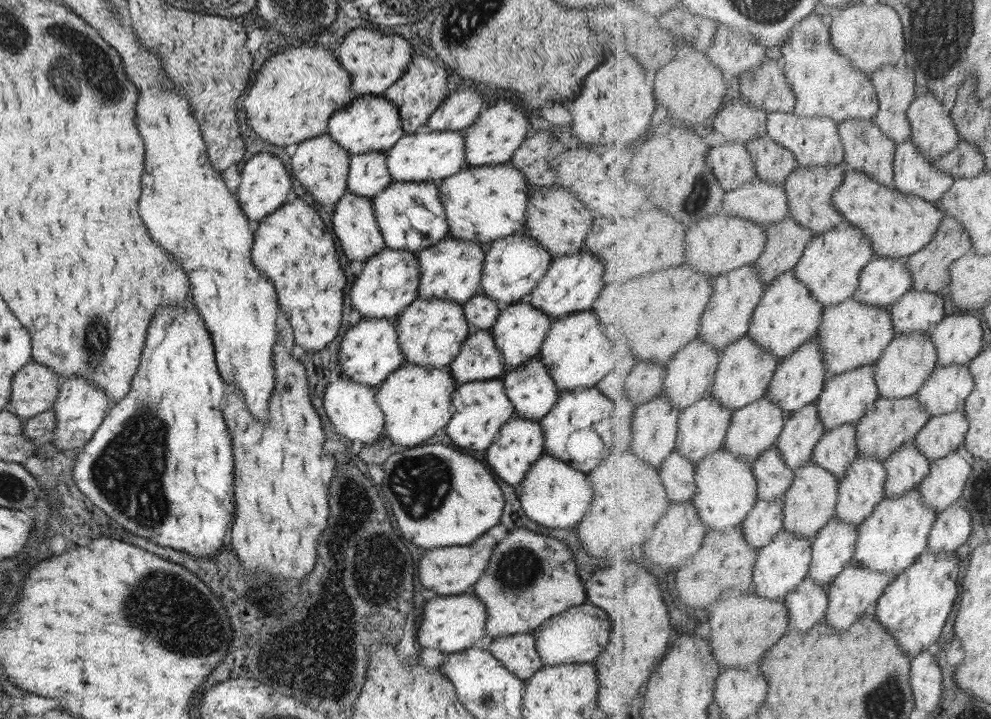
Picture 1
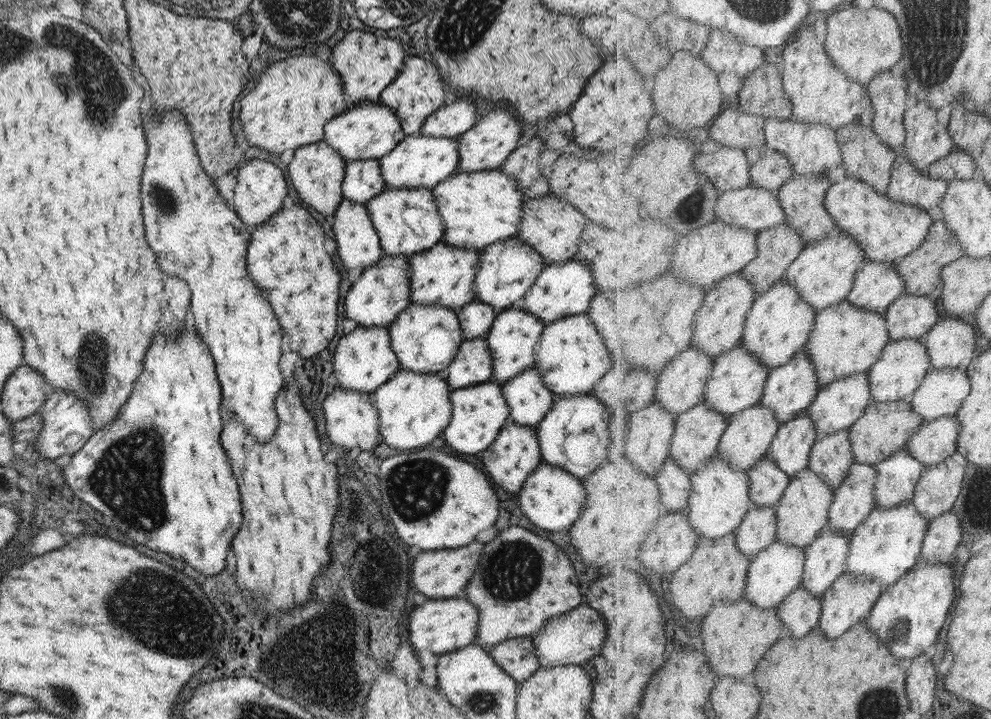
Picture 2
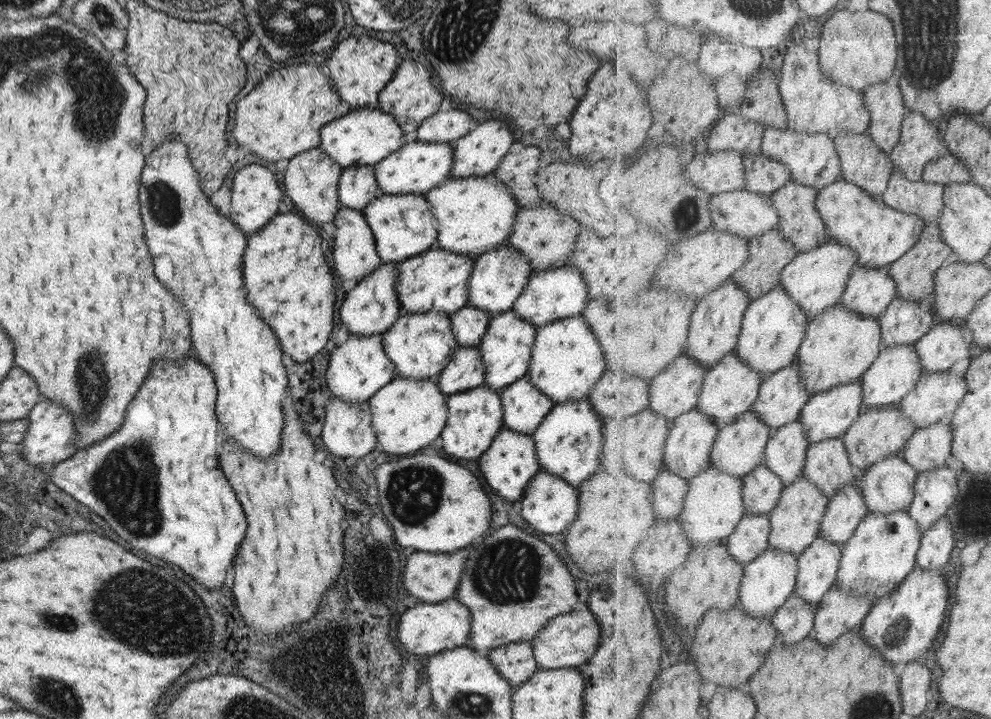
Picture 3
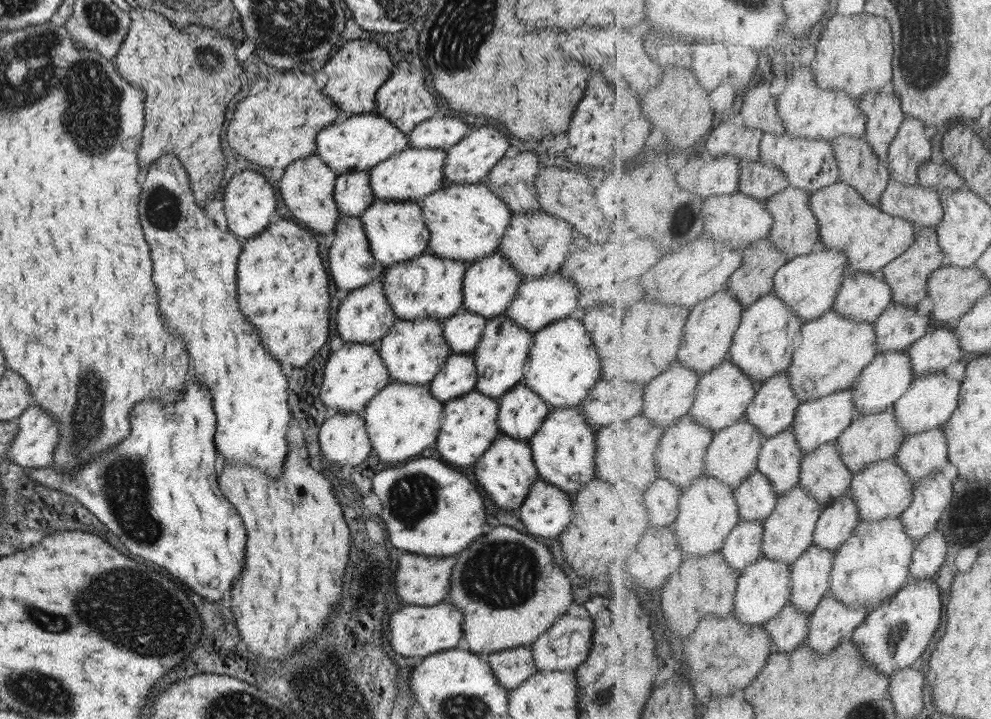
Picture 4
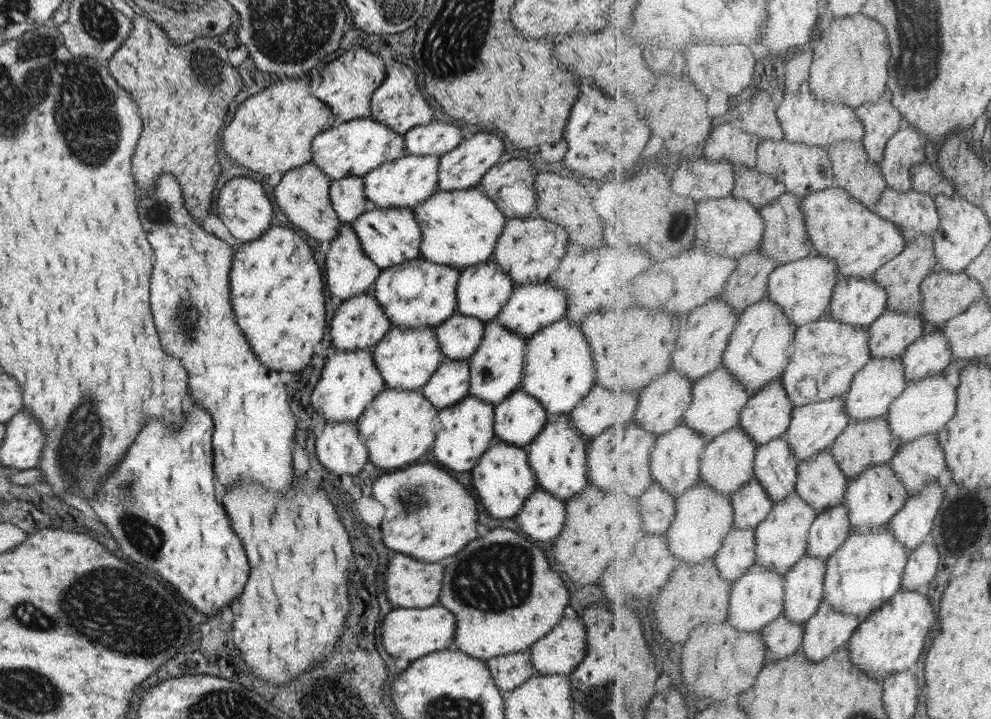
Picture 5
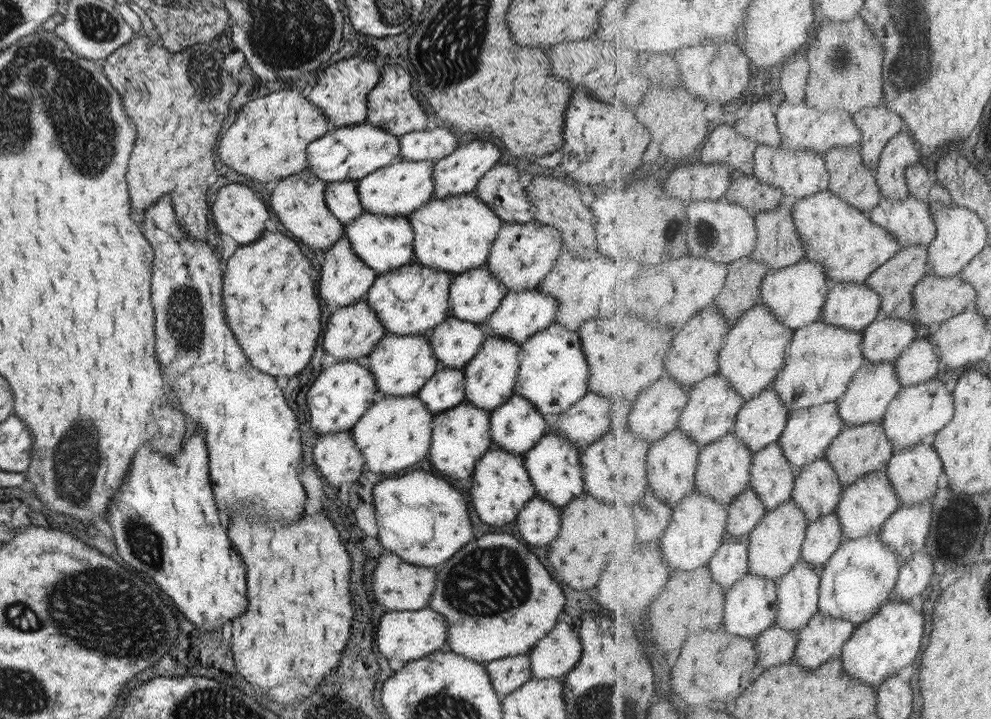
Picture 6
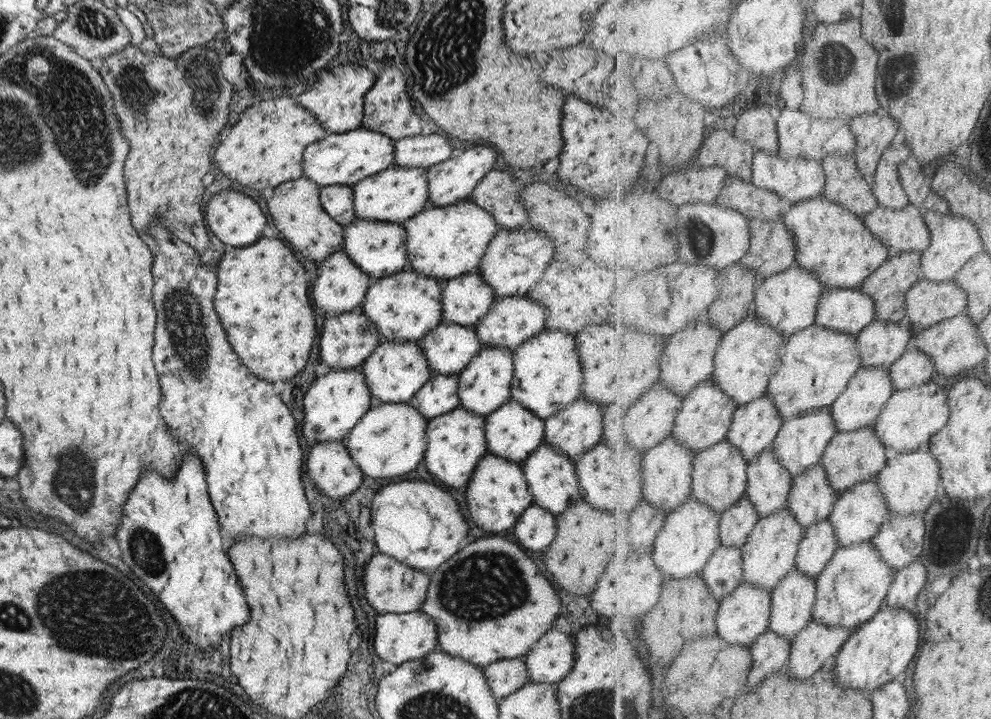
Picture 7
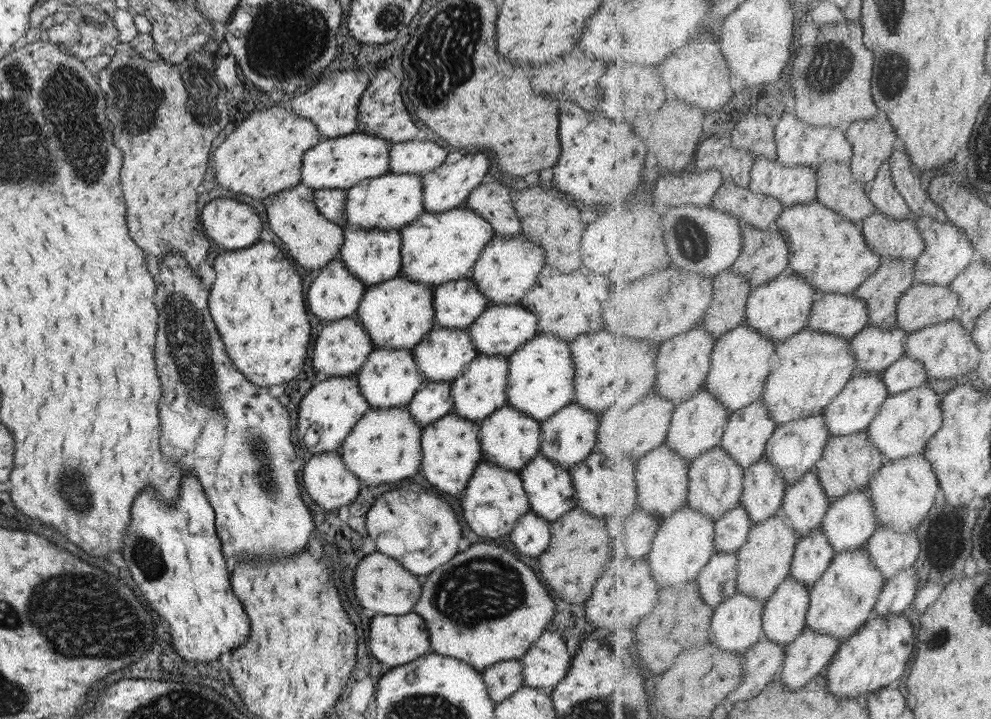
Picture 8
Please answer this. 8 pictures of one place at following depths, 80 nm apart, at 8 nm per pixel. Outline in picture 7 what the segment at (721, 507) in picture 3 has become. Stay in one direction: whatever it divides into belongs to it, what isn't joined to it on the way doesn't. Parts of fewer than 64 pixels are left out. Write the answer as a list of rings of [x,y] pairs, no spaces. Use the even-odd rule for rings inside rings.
[[[689,497],[680,507],[668,514],[663,530],[655,541],[655,562],[669,579],[686,578],[702,572],[722,545],[720,524],[722,513],[703,504],[697,497]]]

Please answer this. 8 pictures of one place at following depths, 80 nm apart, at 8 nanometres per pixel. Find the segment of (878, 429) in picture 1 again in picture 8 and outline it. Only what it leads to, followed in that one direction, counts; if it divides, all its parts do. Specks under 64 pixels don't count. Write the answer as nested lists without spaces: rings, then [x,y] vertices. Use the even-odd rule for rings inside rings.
[[[865,430],[850,435],[831,437],[815,470],[819,473],[827,496],[836,501],[851,492],[859,492],[869,486],[872,477],[881,470],[885,463],[883,452],[871,440],[868,430]]]

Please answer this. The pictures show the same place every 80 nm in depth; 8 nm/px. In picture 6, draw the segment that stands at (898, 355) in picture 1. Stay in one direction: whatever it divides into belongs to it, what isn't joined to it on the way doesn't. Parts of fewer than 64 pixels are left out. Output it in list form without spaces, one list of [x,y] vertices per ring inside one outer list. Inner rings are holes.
[[[867,362],[853,377],[848,391],[838,400],[840,415],[844,418],[846,426],[856,427],[863,423],[881,420],[888,411],[892,400],[902,391],[903,386],[896,363],[891,362]]]

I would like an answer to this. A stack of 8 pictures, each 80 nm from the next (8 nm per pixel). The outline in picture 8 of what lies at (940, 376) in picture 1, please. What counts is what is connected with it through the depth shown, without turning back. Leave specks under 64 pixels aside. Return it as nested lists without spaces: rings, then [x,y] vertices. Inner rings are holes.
[[[921,386],[905,392],[890,394],[876,419],[867,429],[871,440],[880,448],[886,461],[902,459],[925,452],[932,436],[944,426],[943,398],[939,400],[933,388]]]

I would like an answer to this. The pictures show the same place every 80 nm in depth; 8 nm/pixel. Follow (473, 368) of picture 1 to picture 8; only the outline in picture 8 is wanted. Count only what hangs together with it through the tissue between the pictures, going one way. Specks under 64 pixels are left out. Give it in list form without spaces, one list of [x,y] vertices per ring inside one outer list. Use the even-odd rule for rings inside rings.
[[[425,382],[405,406],[421,427],[445,416],[452,410],[450,382]]]

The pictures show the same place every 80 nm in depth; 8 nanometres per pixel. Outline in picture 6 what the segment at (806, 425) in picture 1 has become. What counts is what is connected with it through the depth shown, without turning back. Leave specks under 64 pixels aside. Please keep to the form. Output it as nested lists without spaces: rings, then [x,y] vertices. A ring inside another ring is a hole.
[[[771,443],[754,454],[750,486],[771,509],[788,503],[793,497],[798,471],[785,456],[781,443]]]

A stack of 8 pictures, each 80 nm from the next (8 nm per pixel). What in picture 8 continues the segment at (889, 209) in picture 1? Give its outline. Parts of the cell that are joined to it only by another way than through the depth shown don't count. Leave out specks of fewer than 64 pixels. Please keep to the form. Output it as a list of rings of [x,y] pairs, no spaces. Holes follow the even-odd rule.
[[[815,200],[785,208],[774,227],[787,242],[790,251],[789,271],[803,276],[823,293],[851,294],[865,283],[882,266],[884,259],[869,248],[860,225],[837,214]]]

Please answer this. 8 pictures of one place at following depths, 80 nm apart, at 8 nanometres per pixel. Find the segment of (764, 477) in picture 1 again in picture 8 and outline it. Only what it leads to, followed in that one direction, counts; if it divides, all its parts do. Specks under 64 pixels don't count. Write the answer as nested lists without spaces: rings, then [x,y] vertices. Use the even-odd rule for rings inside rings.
[[[743,504],[726,512],[716,522],[717,552],[735,553],[745,546],[753,524],[749,511]]]

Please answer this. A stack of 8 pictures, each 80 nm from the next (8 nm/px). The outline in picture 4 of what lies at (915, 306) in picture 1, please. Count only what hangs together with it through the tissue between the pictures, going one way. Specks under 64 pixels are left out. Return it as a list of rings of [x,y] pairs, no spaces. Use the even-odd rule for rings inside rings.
[[[892,302],[874,325],[878,352],[907,351],[931,330],[929,317],[919,314],[914,306]]]

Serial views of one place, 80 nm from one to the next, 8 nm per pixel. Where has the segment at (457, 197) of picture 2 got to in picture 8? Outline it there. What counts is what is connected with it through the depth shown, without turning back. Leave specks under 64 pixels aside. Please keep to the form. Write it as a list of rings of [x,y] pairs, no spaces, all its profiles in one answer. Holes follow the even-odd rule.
[[[461,206],[453,210],[425,212],[400,228],[400,276],[419,284],[436,287],[468,277],[483,247],[493,238],[493,229],[481,216]]]

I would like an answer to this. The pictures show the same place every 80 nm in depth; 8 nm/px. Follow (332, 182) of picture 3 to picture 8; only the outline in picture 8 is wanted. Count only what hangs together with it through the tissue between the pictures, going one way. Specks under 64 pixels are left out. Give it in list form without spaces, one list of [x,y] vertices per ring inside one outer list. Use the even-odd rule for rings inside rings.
[[[299,182],[291,188],[280,190],[271,196],[271,204],[267,206],[267,224],[281,244],[285,246],[287,256],[295,264],[303,266],[315,274],[331,259],[337,258],[340,246],[343,245],[343,231],[333,222],[325,220],[315,210],[314,190]]]

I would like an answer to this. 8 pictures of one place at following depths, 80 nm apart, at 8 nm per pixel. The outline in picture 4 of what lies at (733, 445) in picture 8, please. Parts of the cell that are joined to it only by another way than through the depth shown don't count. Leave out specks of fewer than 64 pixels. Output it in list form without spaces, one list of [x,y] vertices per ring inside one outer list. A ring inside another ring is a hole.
[[[783,371],[758,385],[757,396],[743,419],[757,425],[767,439],[793,426],[802,403],[790,383],[789,372]]]

